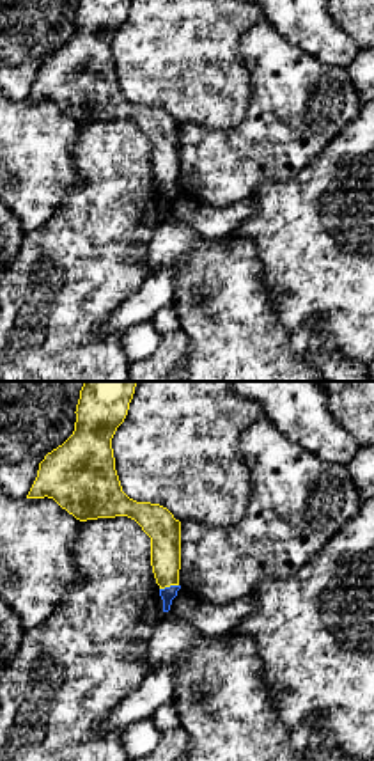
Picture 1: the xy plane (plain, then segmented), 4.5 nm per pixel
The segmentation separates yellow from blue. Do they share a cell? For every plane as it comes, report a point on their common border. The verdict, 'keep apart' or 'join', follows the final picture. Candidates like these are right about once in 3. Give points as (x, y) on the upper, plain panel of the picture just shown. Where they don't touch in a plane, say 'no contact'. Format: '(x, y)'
(169, 188)

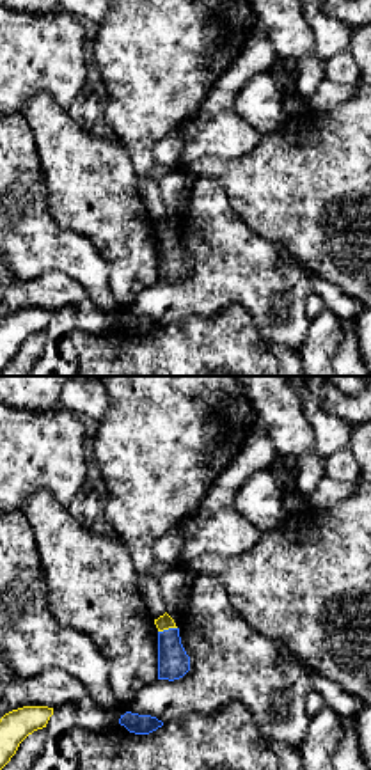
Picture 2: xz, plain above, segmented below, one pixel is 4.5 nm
(167, 231)

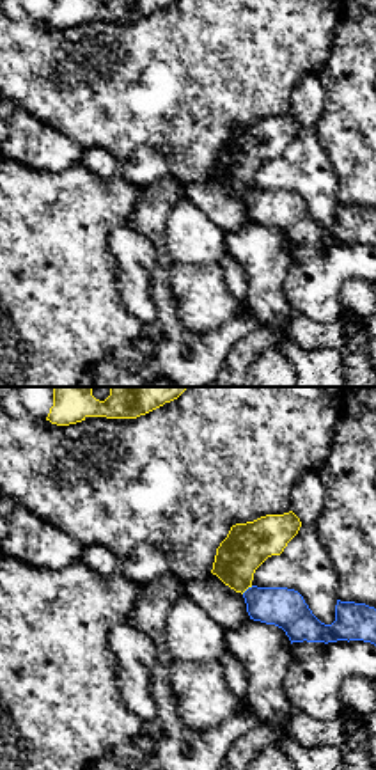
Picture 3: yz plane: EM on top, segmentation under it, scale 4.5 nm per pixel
(247, 190)

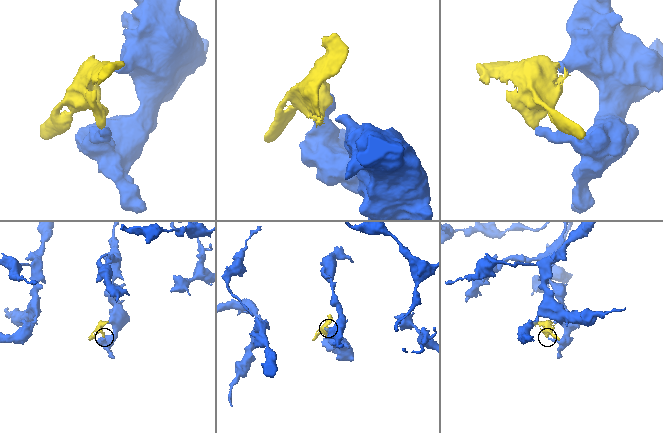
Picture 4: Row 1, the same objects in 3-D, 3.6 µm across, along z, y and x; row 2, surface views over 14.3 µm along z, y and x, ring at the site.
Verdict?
join

